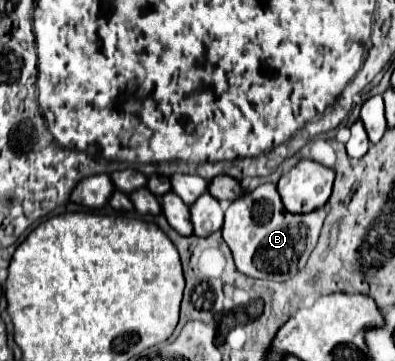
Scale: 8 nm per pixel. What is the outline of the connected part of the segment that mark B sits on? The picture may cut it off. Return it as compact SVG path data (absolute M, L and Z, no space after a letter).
M263 184L229 204L225 210L223 240L233 252L237 270L245 276L289 280L307 264L307 258L317 244L323 220L325 208L309 214L289 214L281 204L275 184Z

